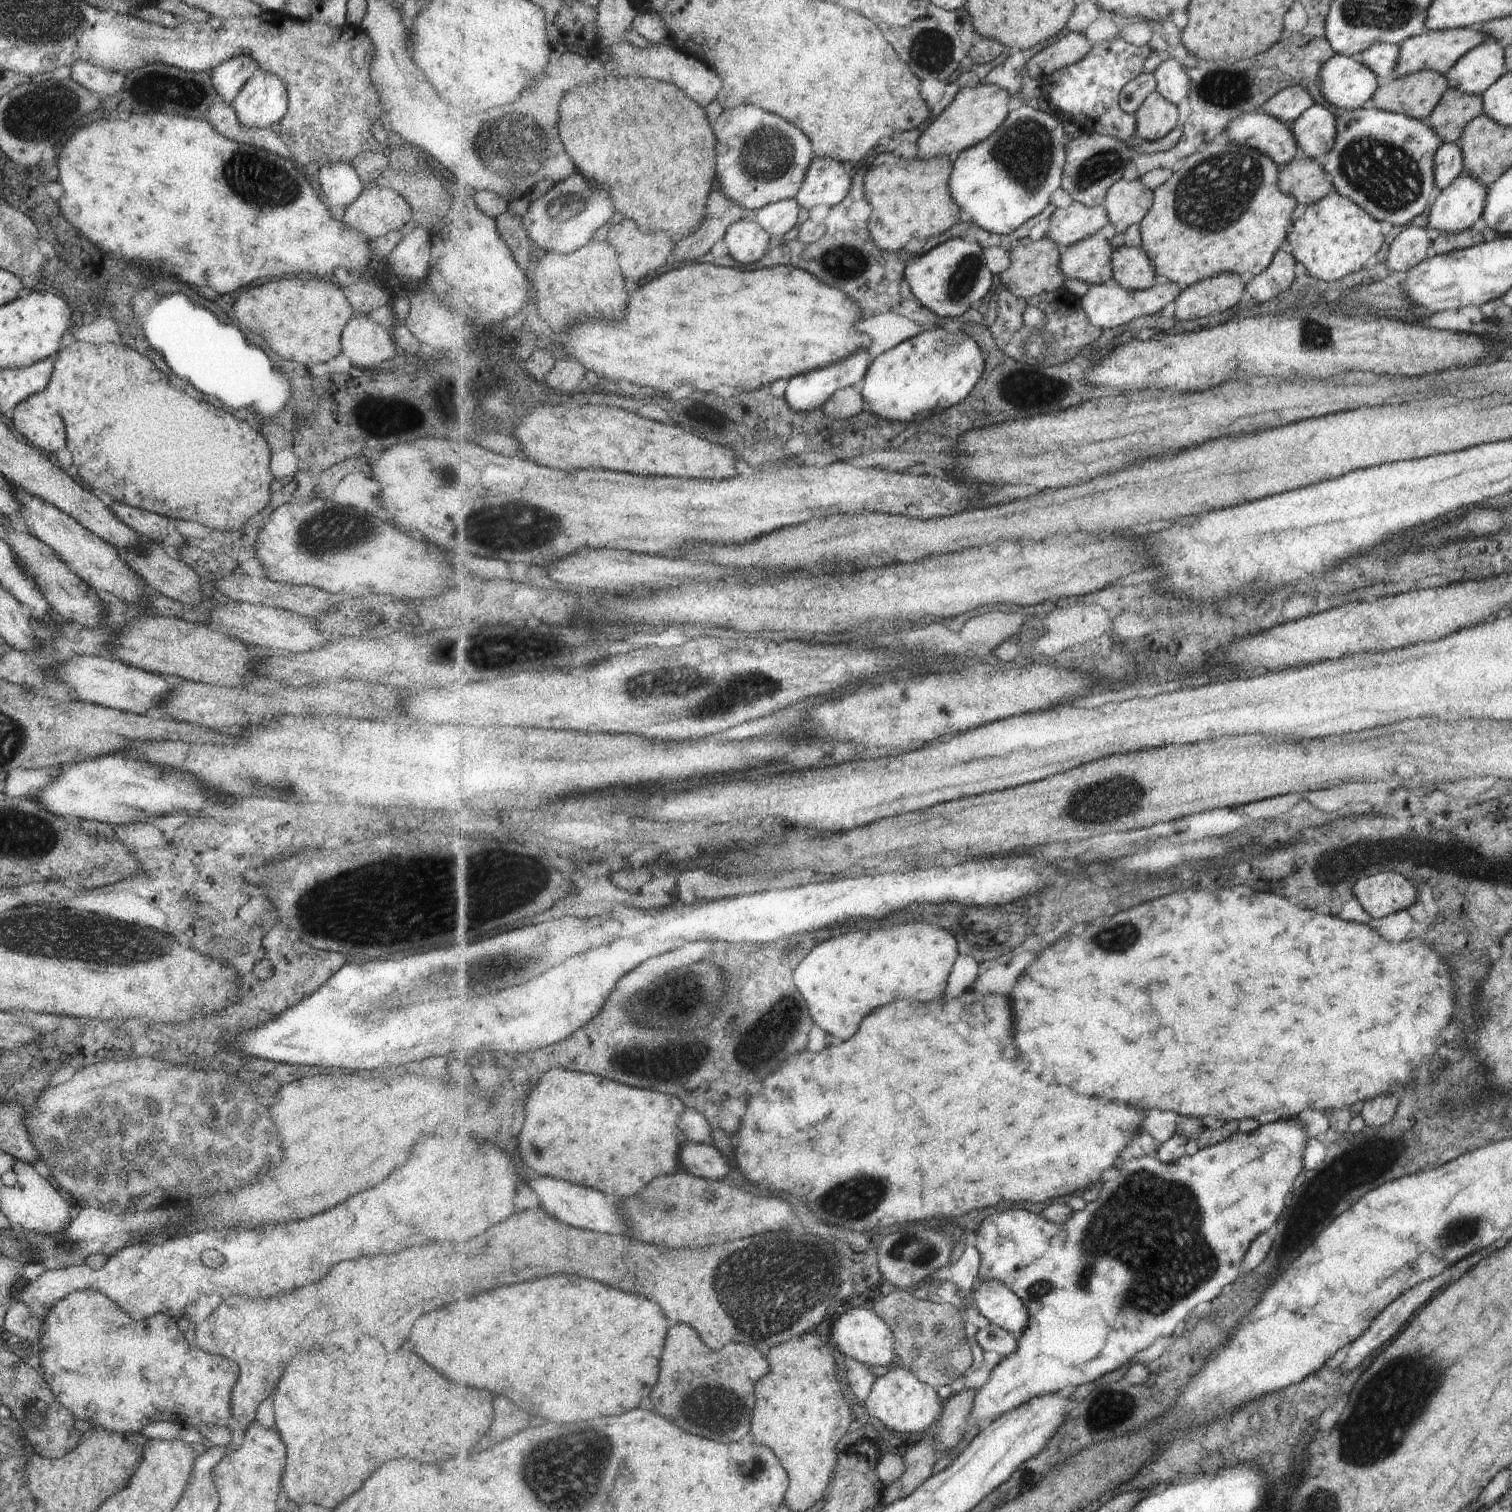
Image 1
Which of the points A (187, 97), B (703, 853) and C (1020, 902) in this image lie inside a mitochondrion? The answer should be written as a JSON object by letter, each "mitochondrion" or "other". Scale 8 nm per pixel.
{"A":"other","B":"other","C":"other"}

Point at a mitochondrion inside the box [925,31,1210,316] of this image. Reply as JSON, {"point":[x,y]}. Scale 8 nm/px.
{"point":[1025,150]}

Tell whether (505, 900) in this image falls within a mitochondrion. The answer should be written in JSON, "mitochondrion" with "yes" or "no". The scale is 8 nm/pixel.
{"mitochondrion":"yes"}

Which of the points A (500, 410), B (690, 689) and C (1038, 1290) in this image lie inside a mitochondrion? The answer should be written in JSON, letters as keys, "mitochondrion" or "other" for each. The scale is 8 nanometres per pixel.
{"A":"other","B":"mitochondrion","C":"mitochondrion"}

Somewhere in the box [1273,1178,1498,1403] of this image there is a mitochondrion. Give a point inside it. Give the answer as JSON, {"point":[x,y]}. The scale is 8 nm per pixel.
{"point":[1460,1231]}

